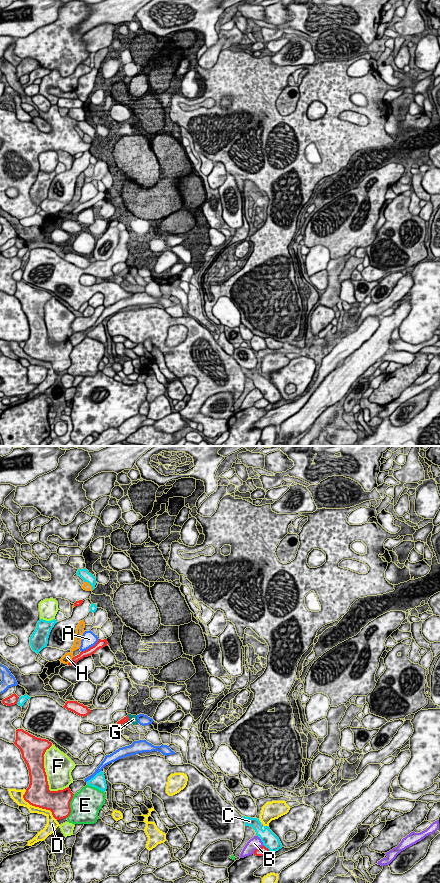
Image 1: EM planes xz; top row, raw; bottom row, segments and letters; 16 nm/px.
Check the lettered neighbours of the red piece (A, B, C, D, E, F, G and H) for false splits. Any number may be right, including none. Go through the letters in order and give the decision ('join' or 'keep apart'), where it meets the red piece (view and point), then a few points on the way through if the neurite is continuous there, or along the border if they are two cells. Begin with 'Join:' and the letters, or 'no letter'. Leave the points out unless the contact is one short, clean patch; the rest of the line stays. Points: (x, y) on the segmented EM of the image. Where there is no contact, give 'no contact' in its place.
Join: no letter
A: keep apart; meets red in xz at (90, 647)
B: keep apart; meets red in xz at (258, 848)
C: keep apart; meets red in xz at (265, 847)
D: keep apart; meets red in xz at (37, 806)
E: keep apart; meets red in xz at (69, 806)
F: keep apart; meets red in xz at (44, 771)
G: keep apart; meets red in xz at (128, 718); border along xz (127, 715), (129, 720)
H: keep apart; meets red in xz at (71, 660)

